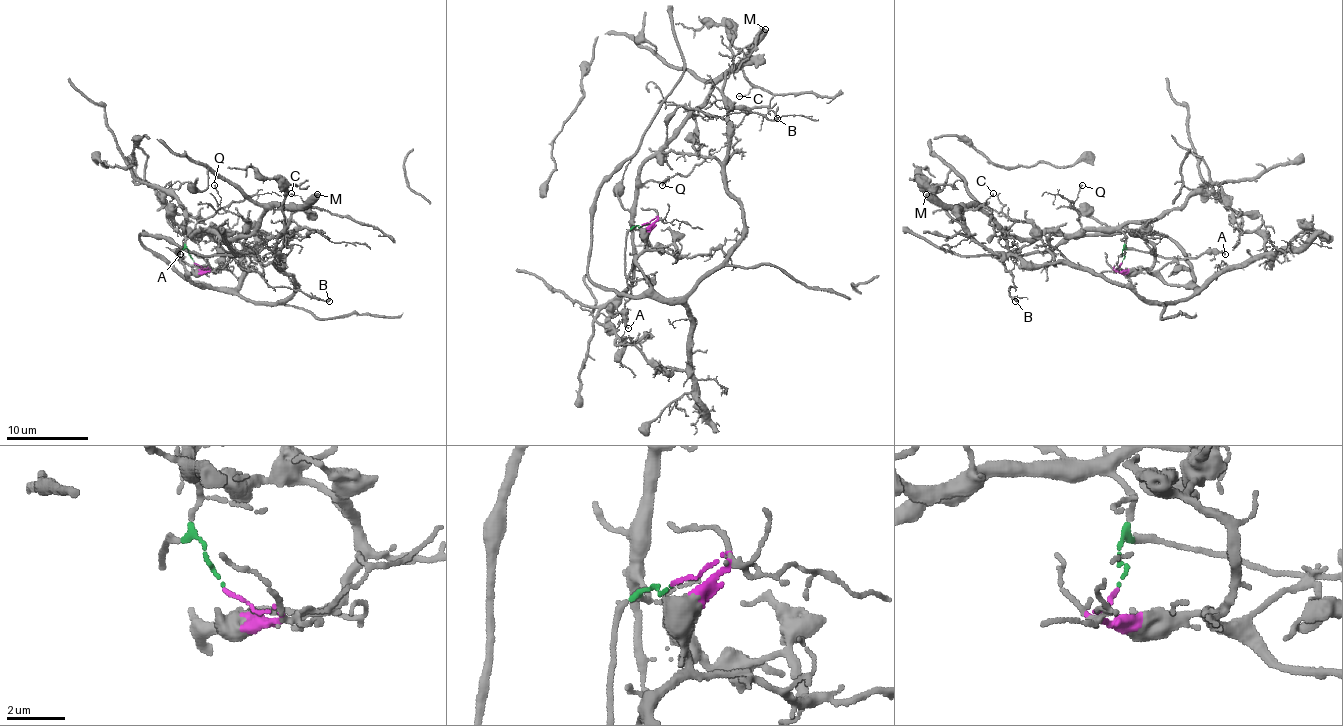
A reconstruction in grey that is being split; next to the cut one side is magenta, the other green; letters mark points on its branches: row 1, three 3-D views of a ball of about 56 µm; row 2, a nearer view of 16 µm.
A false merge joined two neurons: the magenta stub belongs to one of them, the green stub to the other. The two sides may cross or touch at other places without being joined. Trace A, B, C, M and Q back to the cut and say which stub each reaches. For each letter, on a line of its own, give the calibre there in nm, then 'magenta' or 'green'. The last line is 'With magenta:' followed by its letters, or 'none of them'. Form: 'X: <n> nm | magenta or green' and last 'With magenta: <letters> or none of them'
A: 150 nm | green
B: 200 nm | green
C: 110 nm | green
M: 550 nm | green
Q: 110 nm | green
With magenta: none of them

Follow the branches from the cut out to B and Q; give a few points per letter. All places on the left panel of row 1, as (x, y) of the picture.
B: (193, 261), (185, 245), (185, 230), (191, 234), (211, 230), (221, 249), (272, 287), (301, 289), (330, 302)
Q: (193, 261), (185, 245), (185, 230), (195, 226), (199, 220), (209, 218), (219, 208), (219, 196), (213, 185)

